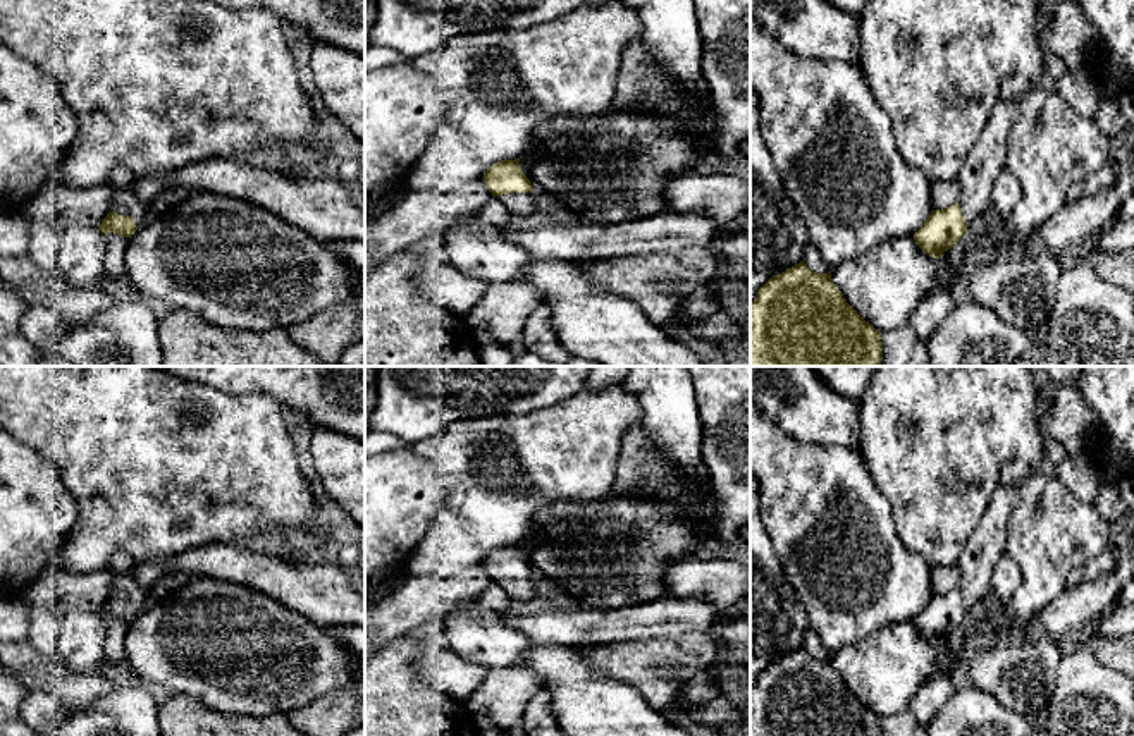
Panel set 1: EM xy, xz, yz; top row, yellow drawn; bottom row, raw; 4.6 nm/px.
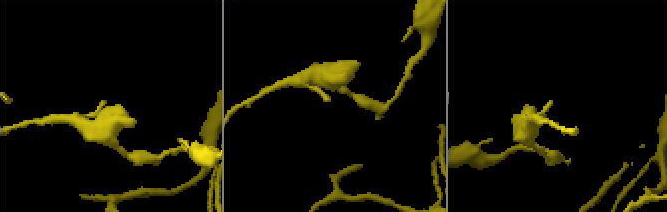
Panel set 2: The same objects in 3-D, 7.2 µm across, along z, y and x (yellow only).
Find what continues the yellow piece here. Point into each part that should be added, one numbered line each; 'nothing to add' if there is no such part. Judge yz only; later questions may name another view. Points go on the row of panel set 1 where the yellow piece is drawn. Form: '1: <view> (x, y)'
1: yz (986, 159)

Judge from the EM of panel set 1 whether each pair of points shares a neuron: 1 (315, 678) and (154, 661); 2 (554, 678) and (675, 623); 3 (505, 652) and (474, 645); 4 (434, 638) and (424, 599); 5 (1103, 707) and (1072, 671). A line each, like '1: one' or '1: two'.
1: one
2: two
3: one
4: two
5: one

